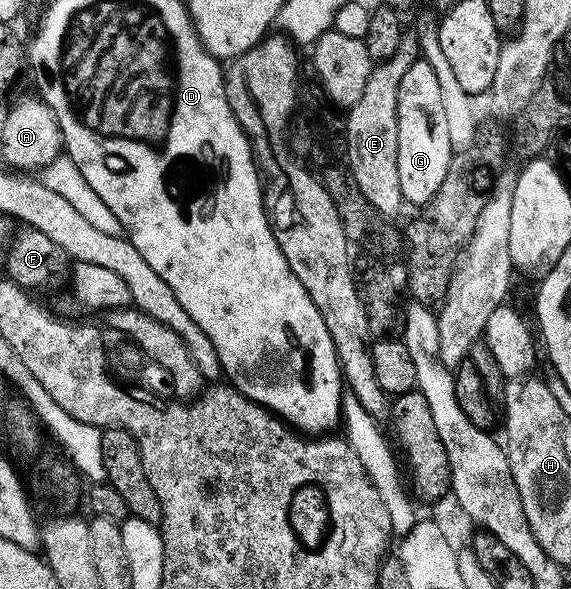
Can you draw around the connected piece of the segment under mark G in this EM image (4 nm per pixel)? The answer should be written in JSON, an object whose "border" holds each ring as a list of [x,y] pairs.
{"border":[[[418,60],[402,76],[402,84],[398,88],[398,180],[400,181],[400,192],[405,203],[413,202],[416,208],[423,207],[424,203],[430,201],[434,192],[442,184],[442,180],[450,172],[454,153],[450,144],[450,136],[444,132],[438,132],[442,126],[438,78],[432,65],[426,61]]]}

